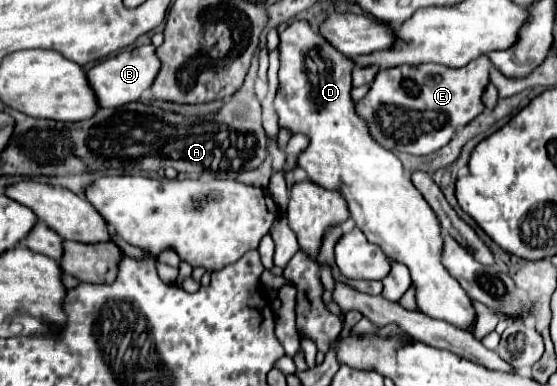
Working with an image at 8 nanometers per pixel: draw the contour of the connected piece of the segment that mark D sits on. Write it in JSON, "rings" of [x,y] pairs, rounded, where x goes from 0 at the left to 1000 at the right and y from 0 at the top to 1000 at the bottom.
{"rings":[[[548,47],[522,57],[501,88],[501,98],[504,98],[501,114],[504,176],[501,176],[501,233],[494,254],[501,332],[515,332],[522,352],[548,347],[555,358],[555,378],[533,404],[533,435],[544,435],[551,456],[562,472],[576,477],[580,487],[612,487],[612,503],[627,528],[627,549],[641,575],[641,591],[648,591],[648,601],[662,617],[662,627],[680,632],[698,674],[713,674],[734,694],[738,725],[749,746],[749,793],[759,813],[838,855],[853,824],[853,803],[835,751],[828,751],[824,731],[813,715],[806,715],[803,699],[792,689],[795,611],[792,611],[792,585],[785,580],[785,560],[763,523],[759,503],[741,482],[738,461],[727,456],[716,409],[706,394],[691,389],[666,352],[659,316],[637,285],[637,259],[630,254],[630,228],[634,228],[630,187],[637,161],[619,140],[612,140],[609,130],[601,130],[598,119],[591,119],[591,109],[573,88],[573,73]]]}

